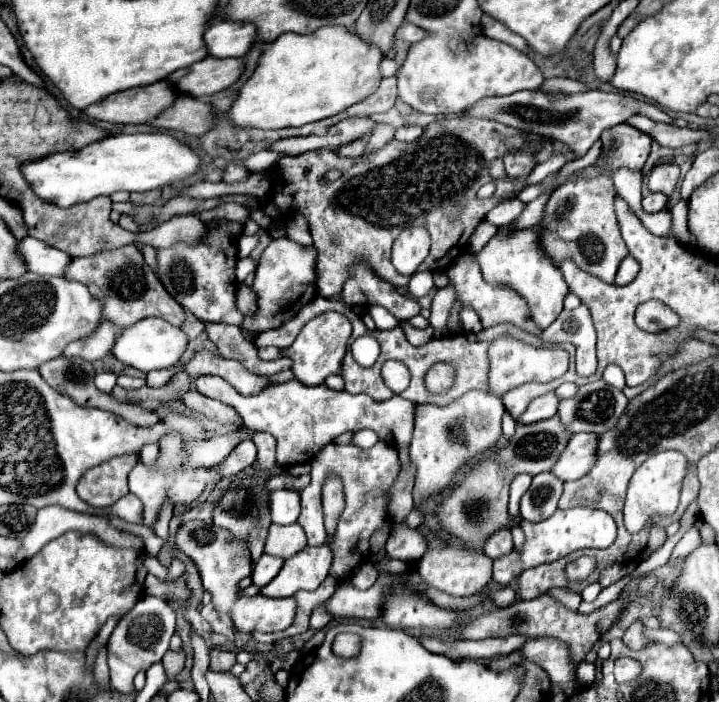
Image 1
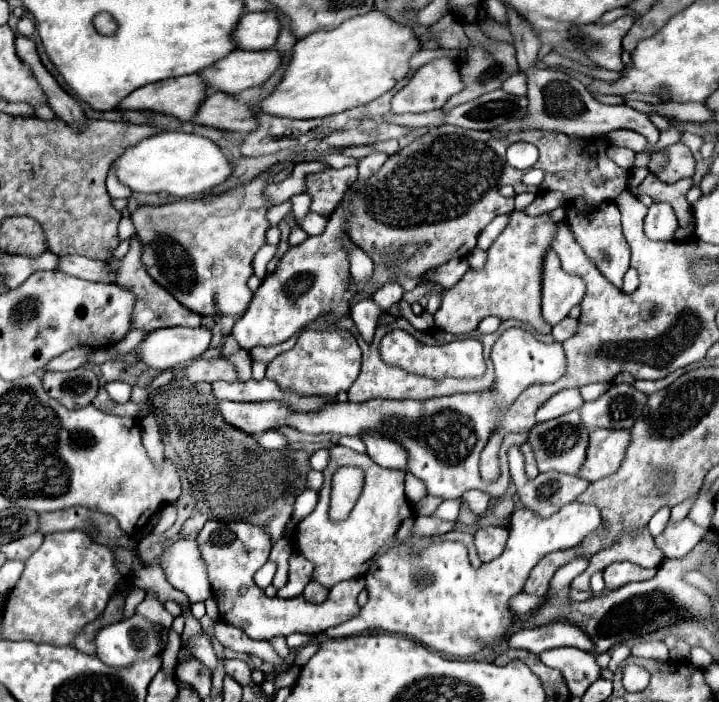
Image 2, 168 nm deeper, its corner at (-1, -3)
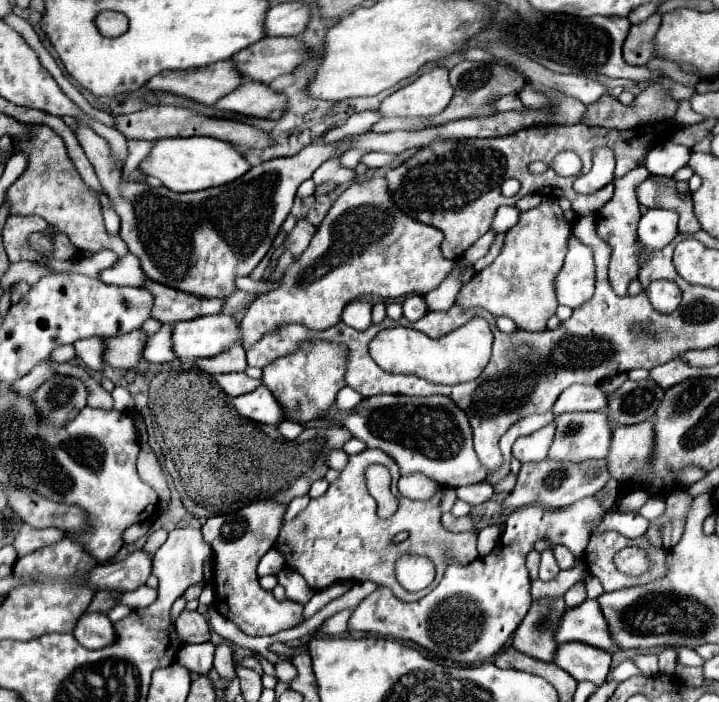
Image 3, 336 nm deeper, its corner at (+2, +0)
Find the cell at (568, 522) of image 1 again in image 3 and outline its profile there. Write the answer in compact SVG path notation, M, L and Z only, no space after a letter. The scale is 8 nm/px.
M594 497L580 499L556 511L540 505L520 507L506 519L506 531L490 555L482 559L478 557L468 565L450 563L442 581L426 597L414 603L404 603L396 599L390 589L378 587L378 591L358 605L348 625L352 631L376 633L398 641L414 641L434 657L450 659L454 663L484 663L504 647L530 609L532 597L530 577L524 565L526 553L534 549L538 539L546 537L554 545L566 545L576 557L580 557L592 533L590 521L602 517L602 513L604 509L594 501Z

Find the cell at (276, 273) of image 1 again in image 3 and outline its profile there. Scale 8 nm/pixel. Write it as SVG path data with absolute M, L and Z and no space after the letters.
M372 177L364 183L352 185L336 199L332 209L320 223L316 235L312 237L308 249L302 253L298 261L292 263L288 273L282 277L282 285L276 291L258 295L254 303L246 309L246 315L240 323L244 333L244 349L250 349L254 343L258 343L264 337L264 333L270 333L280 323L282 325L298 323L314 331L324 331L340 323L340 313L344 305L366 295L376 295L382 299L388 299L388 297L398 299L412 293L426 295L428 291L436 289L454 267L454 261L448 261L442 255L440 243L442 243L440 229L412 219L410 215L406 215L402 209L394 205L388 193L386 179Z

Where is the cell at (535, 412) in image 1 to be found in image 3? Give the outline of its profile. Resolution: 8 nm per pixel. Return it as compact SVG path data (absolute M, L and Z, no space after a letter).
M572 385L554 403L554 415L566 411L604 411L608 395L600 385Z

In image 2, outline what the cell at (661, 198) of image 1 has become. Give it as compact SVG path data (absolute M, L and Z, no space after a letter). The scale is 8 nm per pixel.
M655 202L649 206L649 212L645 216L645 234L651 240L671 240L675 228L677 218L669 204Z

